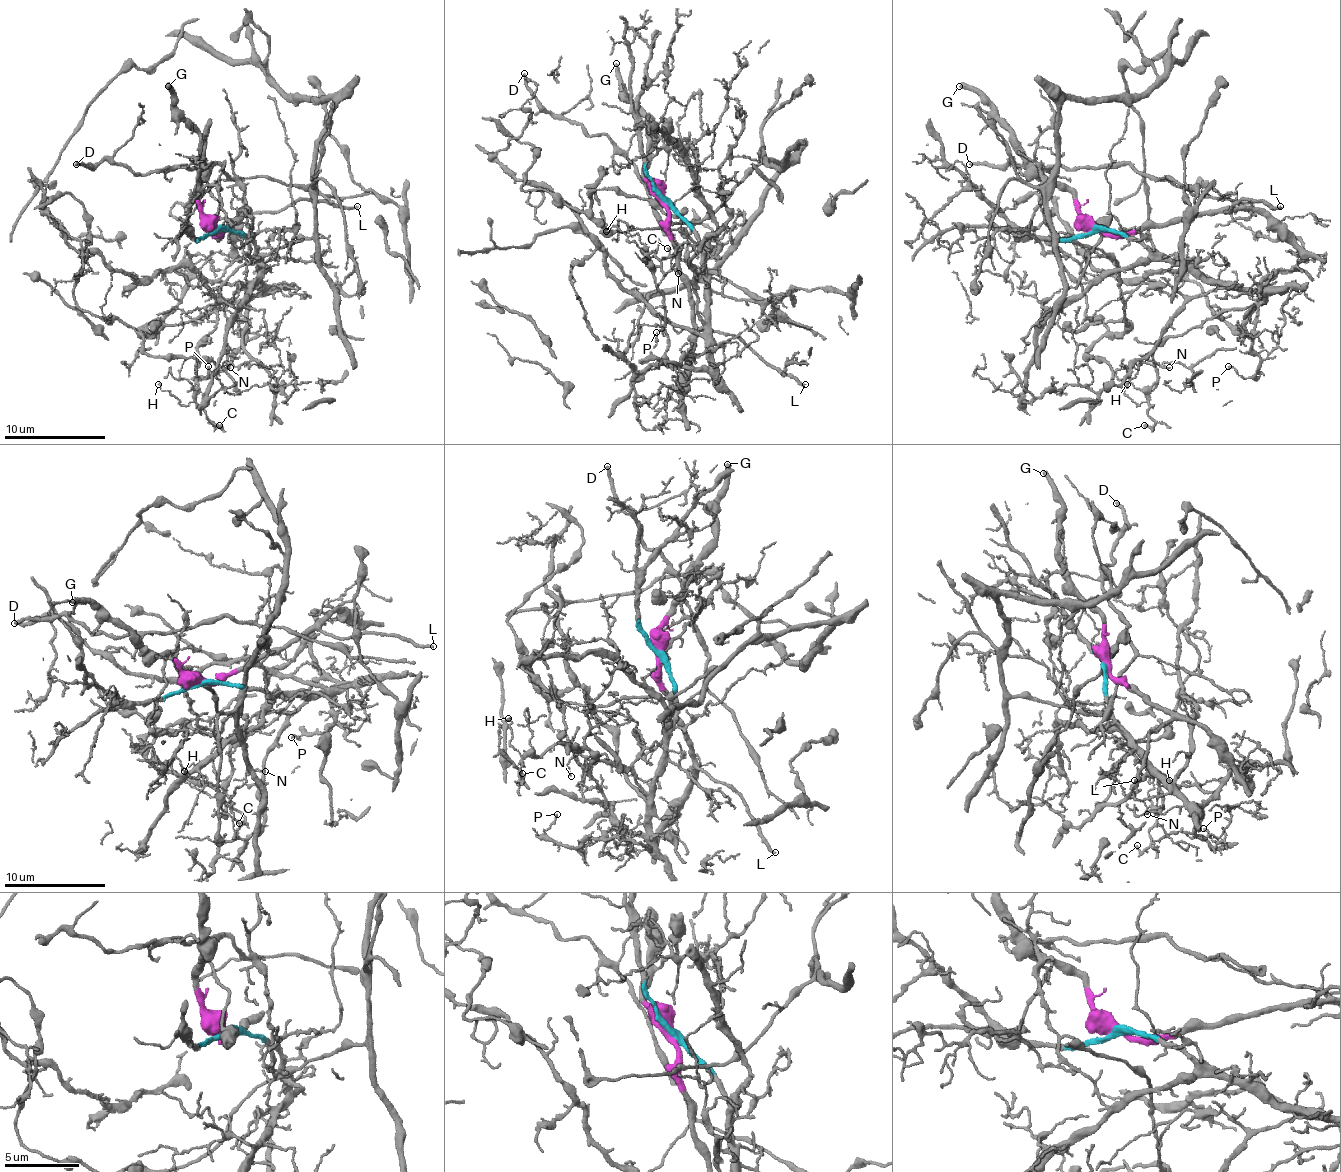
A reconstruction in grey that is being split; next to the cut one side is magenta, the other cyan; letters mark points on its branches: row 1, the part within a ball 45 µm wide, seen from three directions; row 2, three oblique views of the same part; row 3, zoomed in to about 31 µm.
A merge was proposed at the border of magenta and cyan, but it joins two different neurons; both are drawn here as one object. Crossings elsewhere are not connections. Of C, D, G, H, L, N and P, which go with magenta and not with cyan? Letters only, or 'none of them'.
D, G, L

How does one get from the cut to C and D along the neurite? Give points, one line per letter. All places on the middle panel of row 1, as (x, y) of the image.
C: (661, 200), (704, 254), (707, 366), (679, 368), (666, 355), (666, 310), (643, 254), (663, 259), (666, 248)
D: (661, 200), (646, 180), (648, 142), (643, 129), (623, 152), (605, 134), (549, 113), (523, 73)

